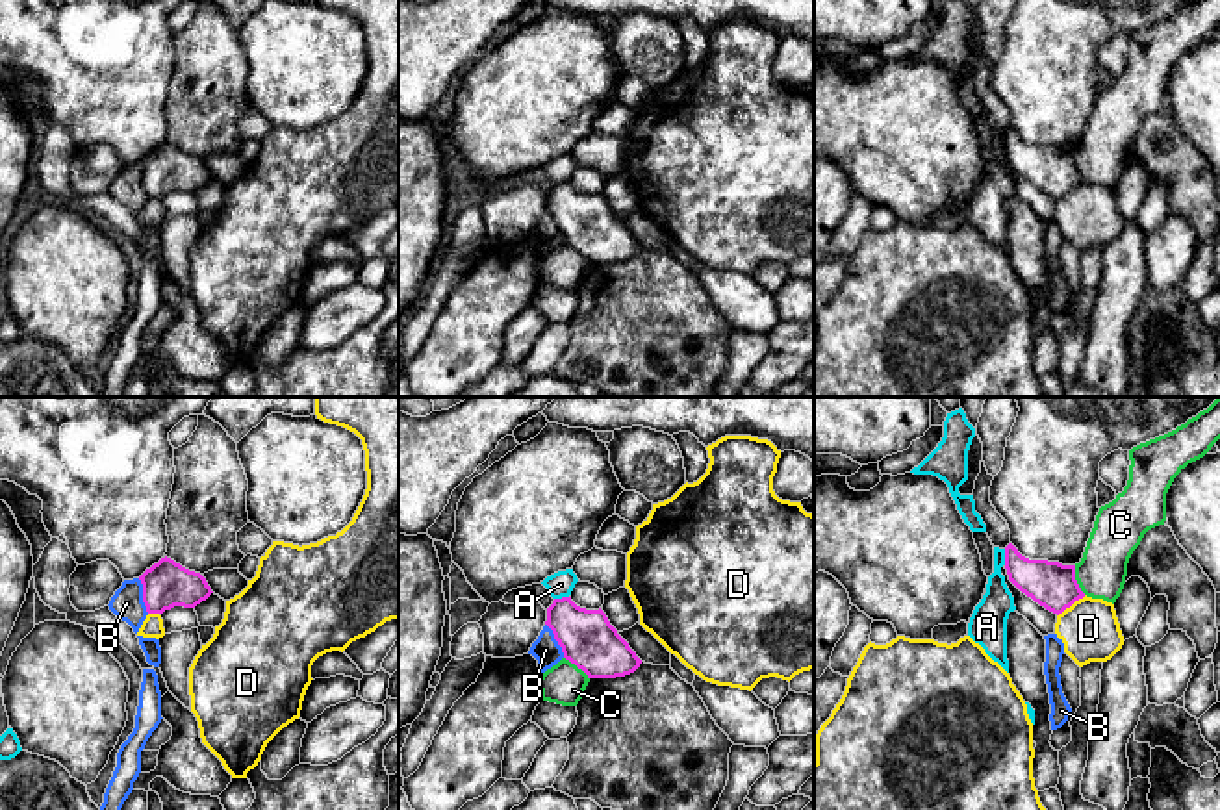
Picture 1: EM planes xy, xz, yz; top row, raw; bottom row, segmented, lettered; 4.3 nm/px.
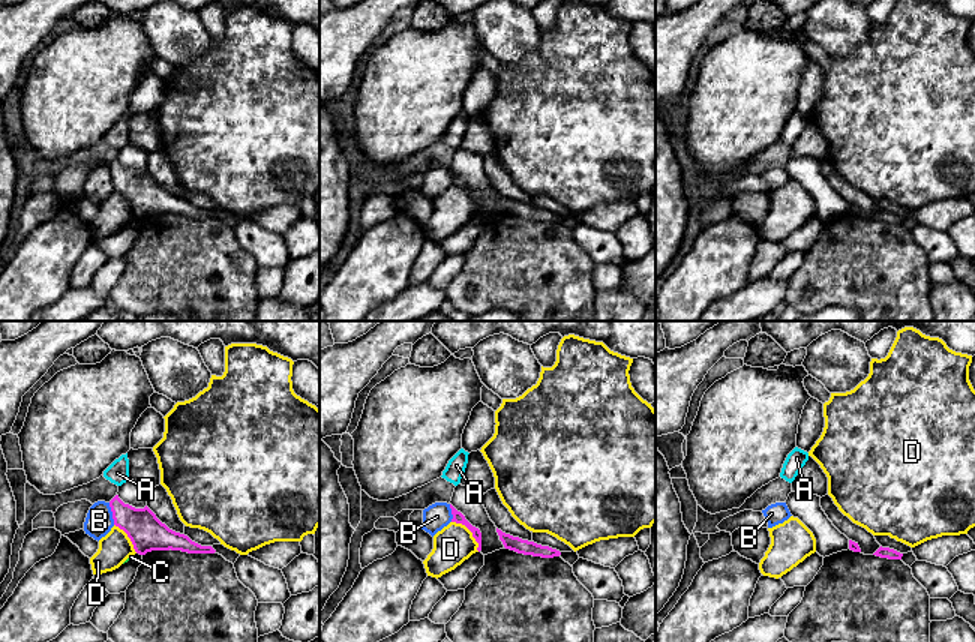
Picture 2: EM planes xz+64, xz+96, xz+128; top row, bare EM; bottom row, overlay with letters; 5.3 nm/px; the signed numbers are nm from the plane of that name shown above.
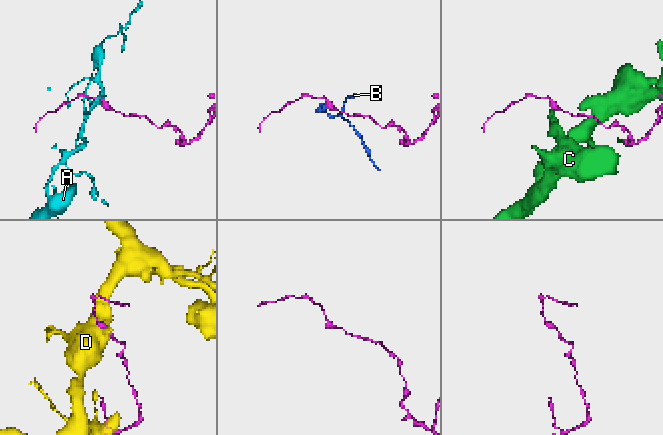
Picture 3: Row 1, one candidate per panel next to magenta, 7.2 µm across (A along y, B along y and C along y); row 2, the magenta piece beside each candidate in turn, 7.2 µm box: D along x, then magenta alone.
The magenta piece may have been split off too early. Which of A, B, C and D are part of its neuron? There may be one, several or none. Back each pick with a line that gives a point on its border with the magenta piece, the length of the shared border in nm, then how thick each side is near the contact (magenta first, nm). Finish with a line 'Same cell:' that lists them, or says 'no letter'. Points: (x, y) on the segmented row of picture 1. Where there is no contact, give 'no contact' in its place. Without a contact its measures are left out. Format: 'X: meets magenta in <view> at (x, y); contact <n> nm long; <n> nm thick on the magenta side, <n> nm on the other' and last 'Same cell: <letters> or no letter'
Same cell: no letter

